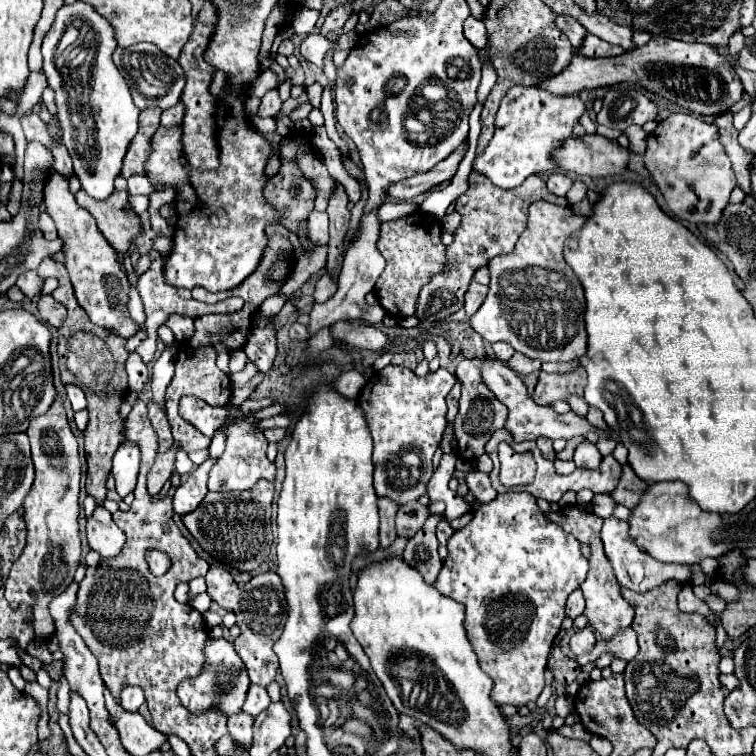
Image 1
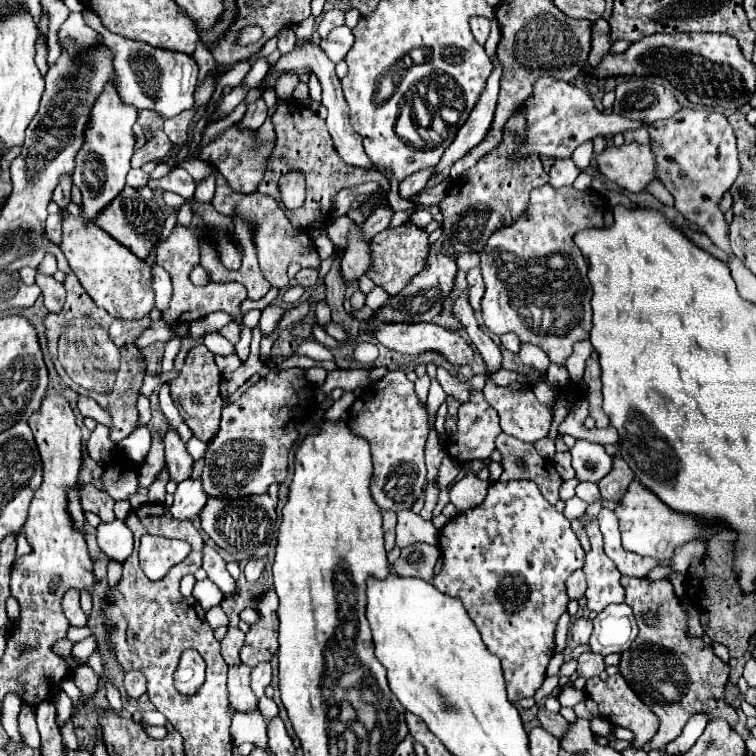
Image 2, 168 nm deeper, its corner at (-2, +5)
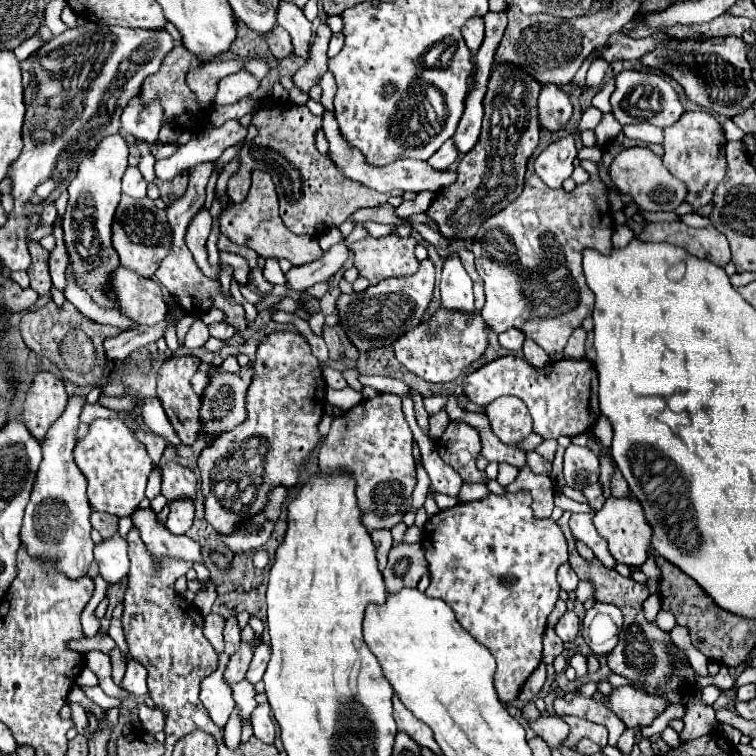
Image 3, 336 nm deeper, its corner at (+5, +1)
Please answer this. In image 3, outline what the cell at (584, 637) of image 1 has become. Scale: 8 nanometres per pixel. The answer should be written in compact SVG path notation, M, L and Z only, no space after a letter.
M566 611L566 615L556 623L556 635L564 641L564 643L570 643L576 639L578 631L580 631L580 621L576 617L574 611Z

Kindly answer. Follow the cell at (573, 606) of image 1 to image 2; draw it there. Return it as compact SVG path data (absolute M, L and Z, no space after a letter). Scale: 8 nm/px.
M583 569L573 571L573 575L567 579L567 595L569 599L579 599L585 595L585 573Z

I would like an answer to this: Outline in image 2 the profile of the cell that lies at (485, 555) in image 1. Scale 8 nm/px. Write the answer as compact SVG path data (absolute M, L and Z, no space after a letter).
M493 481L481 505L455 515L439 531L439 549L443 555L443 569L433 579L433 585L441 593L463 601L483 643L501 659L509 701L515 703L523 697L533 697L545 681L545 669L555 651L553 633L557 619L567 611L569 597L565 593L565 581L575 569L583 567L585 559L571 523L541 495L537 483Z

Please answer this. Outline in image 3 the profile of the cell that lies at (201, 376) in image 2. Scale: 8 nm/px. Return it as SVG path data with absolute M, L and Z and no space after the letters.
M194 355L186 357L170 357L158 371L158 399L162 401L162 407L166 415L170 417L172 427L176 429L178 437L182 439L182 445L192 445L200 433L202 433L202 421L198 415L198 407L202 405L202 397L194 393L192 389L192 375L198 371L200 359Z

